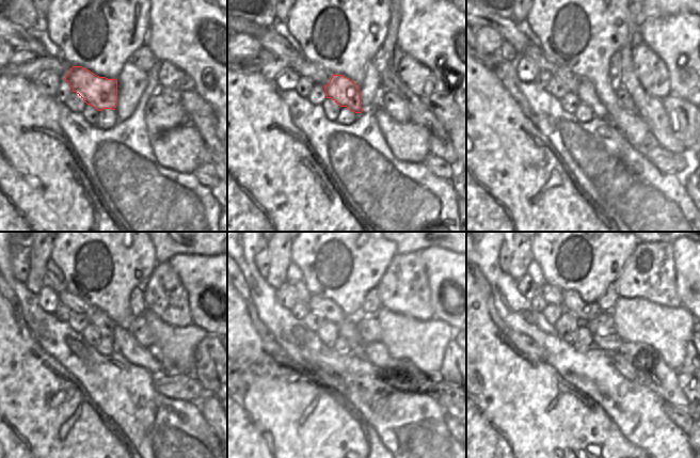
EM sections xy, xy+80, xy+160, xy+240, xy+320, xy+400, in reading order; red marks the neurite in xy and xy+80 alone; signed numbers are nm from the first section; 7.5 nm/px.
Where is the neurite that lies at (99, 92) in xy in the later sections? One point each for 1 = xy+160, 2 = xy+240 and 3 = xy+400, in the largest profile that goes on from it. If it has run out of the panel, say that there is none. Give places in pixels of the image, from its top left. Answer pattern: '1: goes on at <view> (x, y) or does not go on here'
1: goes on at xy+160 (586, 92)
2: goes on at xy+240 (126, 345)
3: goes on at xy+400 (653, 373)

